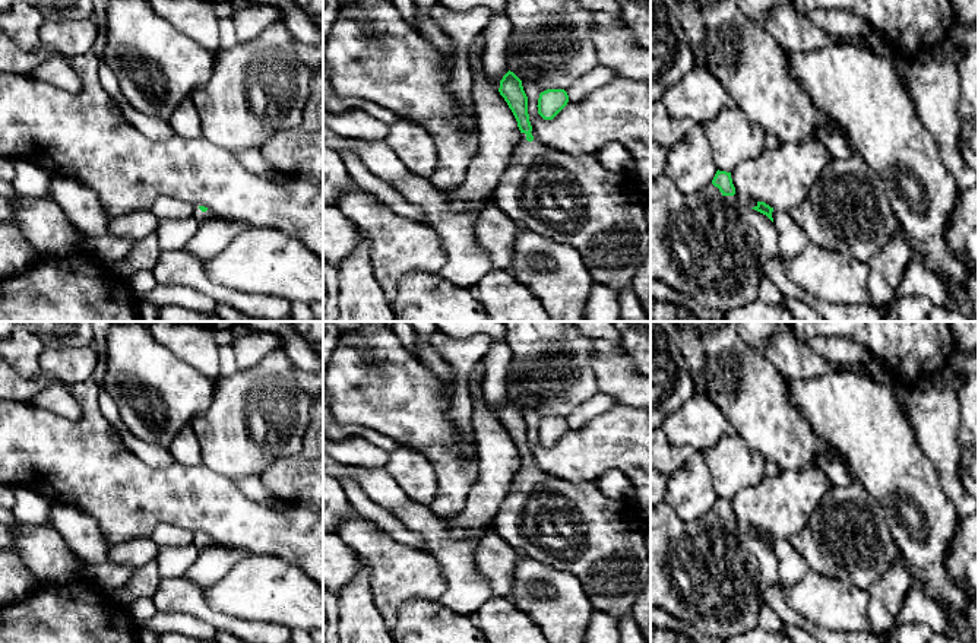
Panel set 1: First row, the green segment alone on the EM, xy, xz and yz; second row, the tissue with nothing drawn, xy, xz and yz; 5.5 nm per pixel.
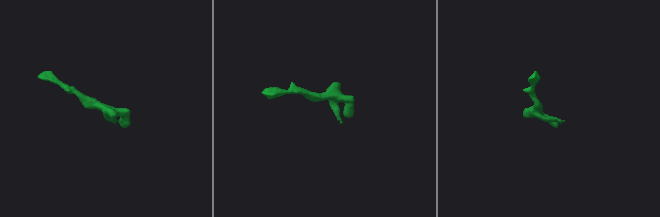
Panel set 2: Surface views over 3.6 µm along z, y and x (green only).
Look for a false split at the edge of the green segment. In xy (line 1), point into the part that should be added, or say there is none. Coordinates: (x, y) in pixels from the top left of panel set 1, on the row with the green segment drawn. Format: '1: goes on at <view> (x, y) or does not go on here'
1: goes on at xy (198, 214)

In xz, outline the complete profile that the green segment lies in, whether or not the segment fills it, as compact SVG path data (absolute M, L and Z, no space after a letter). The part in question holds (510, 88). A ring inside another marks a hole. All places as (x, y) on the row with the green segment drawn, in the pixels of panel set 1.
M513 72L503 76L499 92L522 136L494 189L494 205L520 227L577 250L595 284L618 291L632 288L634 273L651 250L645 218L649 196L632 175L604 168L596 153L572 155L535 142L528 96Z

